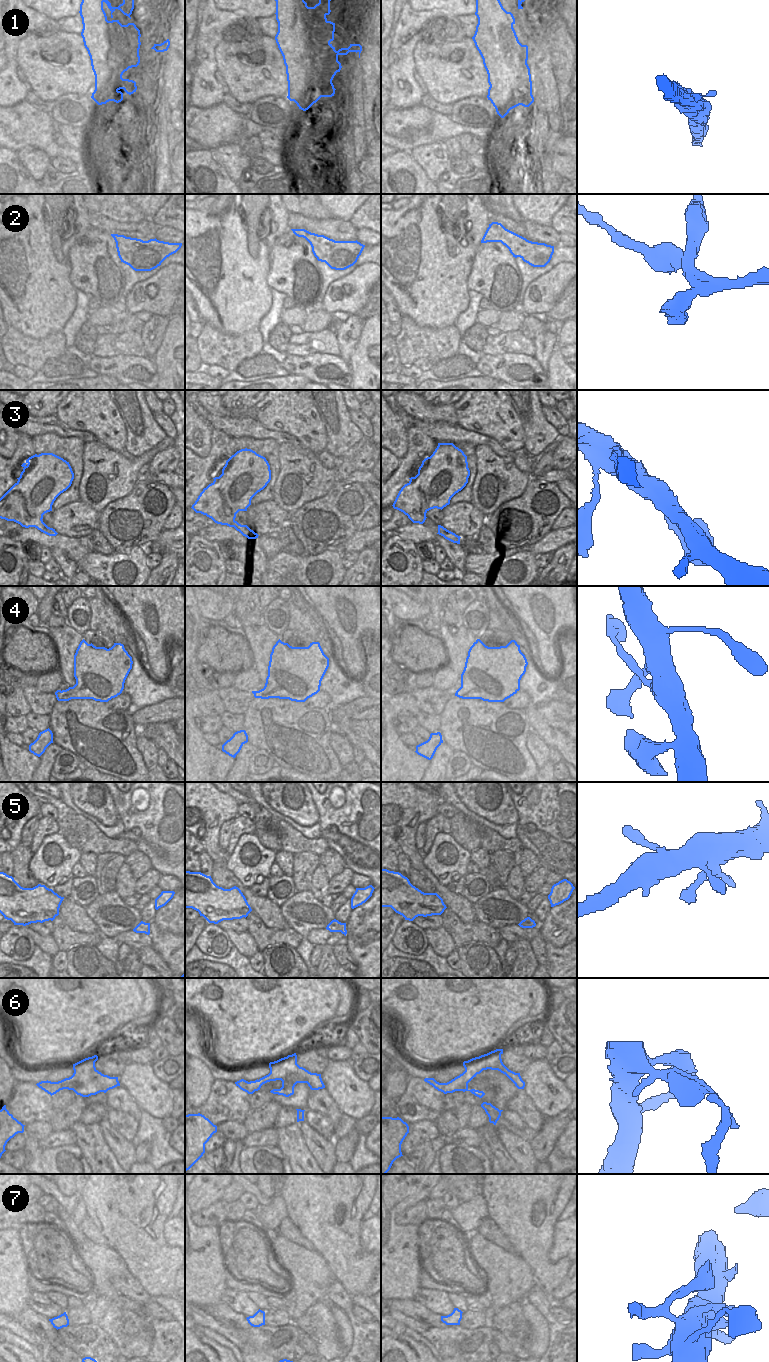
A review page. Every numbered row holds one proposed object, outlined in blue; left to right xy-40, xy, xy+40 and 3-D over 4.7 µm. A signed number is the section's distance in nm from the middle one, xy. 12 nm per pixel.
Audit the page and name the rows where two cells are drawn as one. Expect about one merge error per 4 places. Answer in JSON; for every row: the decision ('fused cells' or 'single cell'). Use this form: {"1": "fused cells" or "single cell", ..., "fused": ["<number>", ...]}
{"1": "single cell", "2": "single cell", "3": "single cell", "4": "single cell", "5": "single cell", "6": "fused cells", "7": "single cell", "fused": ["6"]}

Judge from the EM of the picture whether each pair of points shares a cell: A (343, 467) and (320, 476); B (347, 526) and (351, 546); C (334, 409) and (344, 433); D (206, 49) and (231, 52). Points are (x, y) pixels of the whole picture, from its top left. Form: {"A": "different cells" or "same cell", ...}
{"A": "different cells", "B": "different cells", "C": "same cell", "D": "different cells"}

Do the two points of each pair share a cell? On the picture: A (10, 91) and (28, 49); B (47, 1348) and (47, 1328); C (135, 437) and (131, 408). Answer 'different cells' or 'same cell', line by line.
A: different cells
B: same cell
C: same cell

